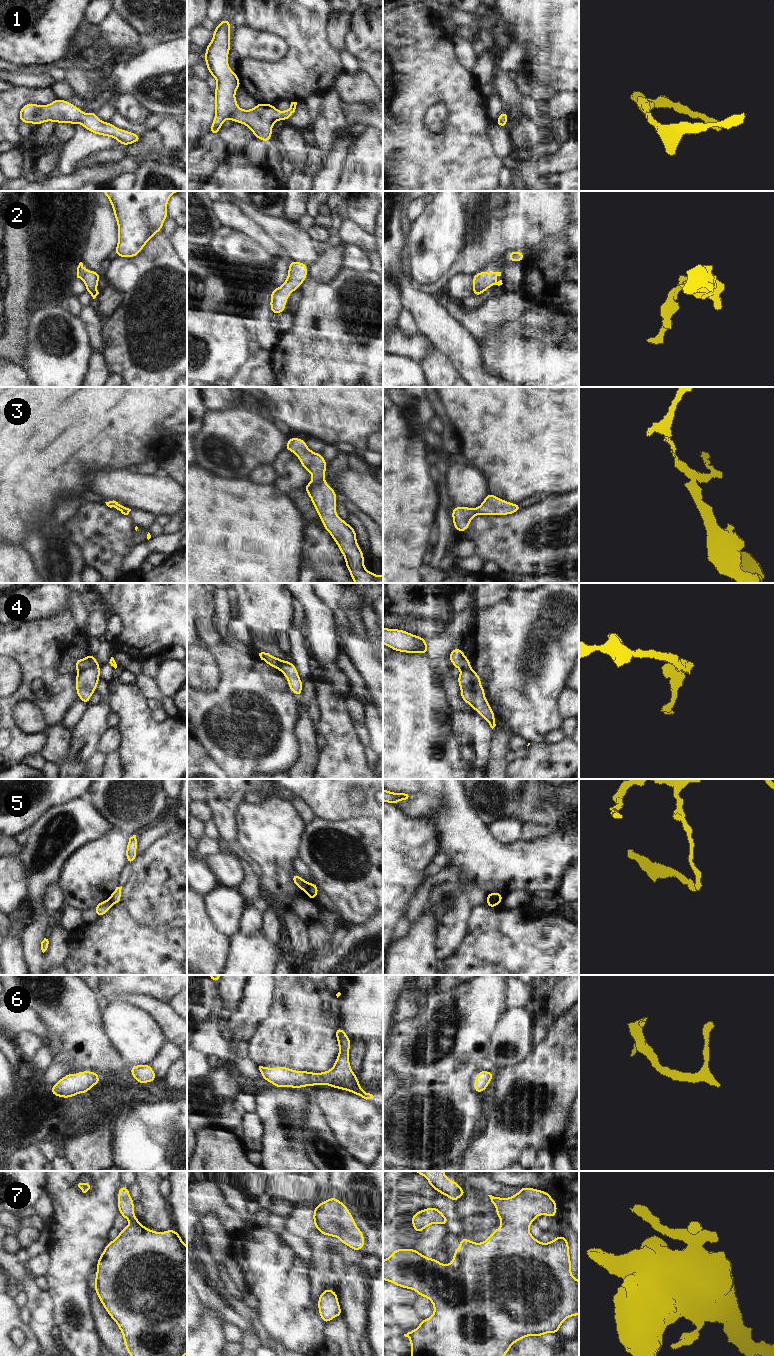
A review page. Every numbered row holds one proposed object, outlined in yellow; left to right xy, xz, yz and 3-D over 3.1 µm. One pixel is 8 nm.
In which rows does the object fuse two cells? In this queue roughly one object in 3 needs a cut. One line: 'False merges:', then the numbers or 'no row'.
False merges: 4, 5

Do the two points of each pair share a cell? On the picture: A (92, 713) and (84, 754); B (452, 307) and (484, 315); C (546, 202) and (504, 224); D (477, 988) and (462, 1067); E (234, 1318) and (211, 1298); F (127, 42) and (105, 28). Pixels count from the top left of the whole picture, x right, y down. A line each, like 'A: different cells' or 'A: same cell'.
A: same cell
B: same cell
C: same cell
D: same cell
E: same cell
F: same cell

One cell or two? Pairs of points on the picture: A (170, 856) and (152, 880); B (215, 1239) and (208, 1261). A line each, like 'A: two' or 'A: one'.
A: one
B: two

